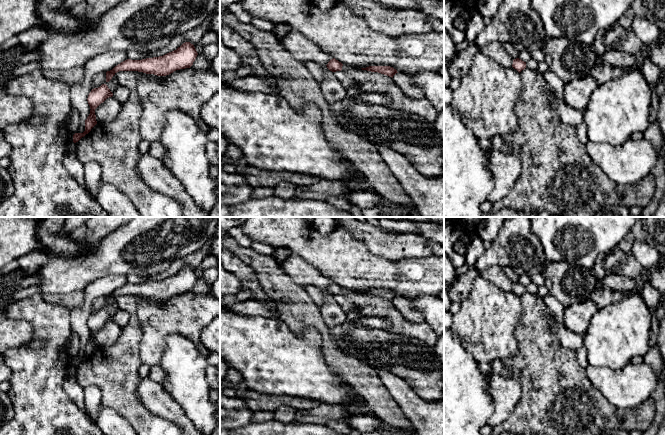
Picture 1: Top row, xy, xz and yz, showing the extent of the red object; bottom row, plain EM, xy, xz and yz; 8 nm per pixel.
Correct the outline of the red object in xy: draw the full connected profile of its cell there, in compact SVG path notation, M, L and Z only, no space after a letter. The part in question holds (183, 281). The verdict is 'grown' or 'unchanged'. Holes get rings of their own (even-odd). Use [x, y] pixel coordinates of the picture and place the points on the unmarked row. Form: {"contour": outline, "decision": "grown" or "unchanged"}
{"contour": "M185 266L176 274L163 280L142 284L127 283L106 296L106 306L109 306L119 295L138 295L157 300L166 300L176 294L190 292L197 279L194 269L190 266Z", "decision": "unchanged"}

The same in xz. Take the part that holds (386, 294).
{"contour": "M369 290L366 292L361 292L361 293L371 295L371 296L378 296L392 302L396 297L398 297L396 293L390 290Z", "decision": "unchanged"}

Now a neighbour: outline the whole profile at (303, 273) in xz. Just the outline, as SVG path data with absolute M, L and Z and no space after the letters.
M290 255L283 263L279 264L281 270L291 277L298 285L315 286L319 289L327 289L334 281L325 276L318 268L308 263L298 255Z

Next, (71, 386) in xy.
M70 366L63 383L63 389L69 398L77 404L81 410L87 412L85 404L85 395L83 388L79 385L76 378L76 370L74 366Z

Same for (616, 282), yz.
M607 274L601 281L599 281L599 284L624 294L636 291L639 287L639 283L640 281L638 280L630 279L618 274Z

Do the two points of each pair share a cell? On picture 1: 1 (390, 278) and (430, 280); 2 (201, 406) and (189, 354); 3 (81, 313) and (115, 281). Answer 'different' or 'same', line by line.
1: same
2: same
3: same

